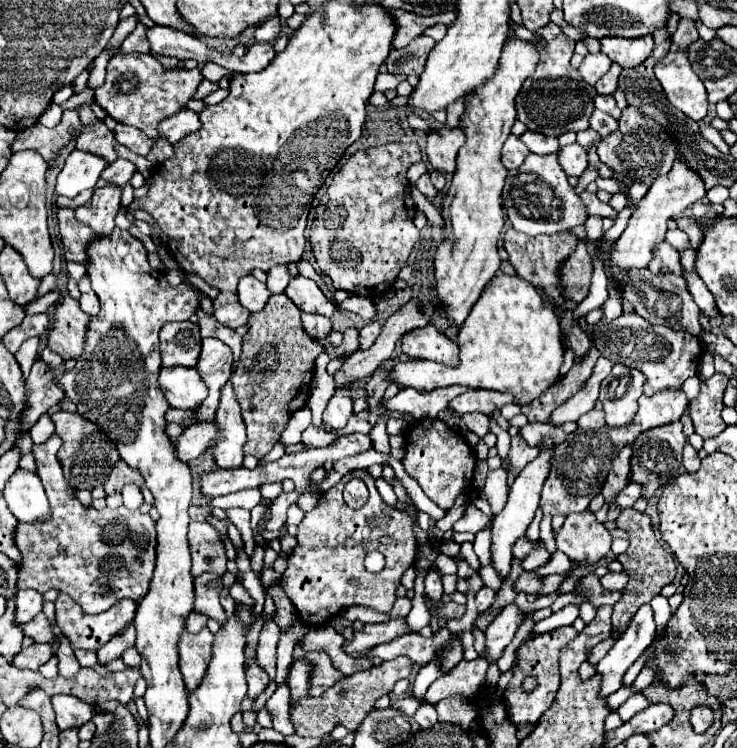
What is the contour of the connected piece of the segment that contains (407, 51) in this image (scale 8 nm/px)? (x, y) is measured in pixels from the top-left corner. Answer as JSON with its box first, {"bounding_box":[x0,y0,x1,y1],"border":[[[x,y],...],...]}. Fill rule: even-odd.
{"bounding_box":[387,35,435,77],"border":[[[419,35],[407,47],[393,49],[387,57],[387,71],[393,75],[403,73],[403,75],[419,77],[419,73],[423,73],[427,53],[433,49],[433,45],[435,45],[435,41],[431,37]]]}

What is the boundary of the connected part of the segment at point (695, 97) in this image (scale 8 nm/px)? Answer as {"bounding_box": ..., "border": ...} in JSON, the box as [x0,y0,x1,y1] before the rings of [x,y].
{"bounding_box":[655,51,707,121],"border":[[[685,51],[667,53],[655,65],[655,77],[659,79],[669,103],[683,111],[687,117],[701,121],[707,113],[707,91],[701,79],[691,69]]]}

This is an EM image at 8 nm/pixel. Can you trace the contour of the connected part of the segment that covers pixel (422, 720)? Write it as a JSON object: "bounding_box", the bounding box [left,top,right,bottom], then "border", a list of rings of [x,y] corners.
{"bounding_box":[415,703,437,729],"border":[[[423,703],[423,705],[417,709],[417,713],[415,713],[415,721],[417,721],[421,727],[425,727],[425,729],[431,729],[433,725],[437,725],[437,711],[435,711],[435,707],[429,705],[429,703]]]}

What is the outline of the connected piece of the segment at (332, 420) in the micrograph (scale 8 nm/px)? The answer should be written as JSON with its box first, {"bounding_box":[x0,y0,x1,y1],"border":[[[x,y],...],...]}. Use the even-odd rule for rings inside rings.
{"bounding_box":[323,389,353,431],"border":[[[343,389],[331,397],[325,413],[323,413],[323,423],[327,427],[331,427],[333,431],[343,429],[349,421],[349,417],[353,415],[353,401],[351,401],[351,391]]]}

